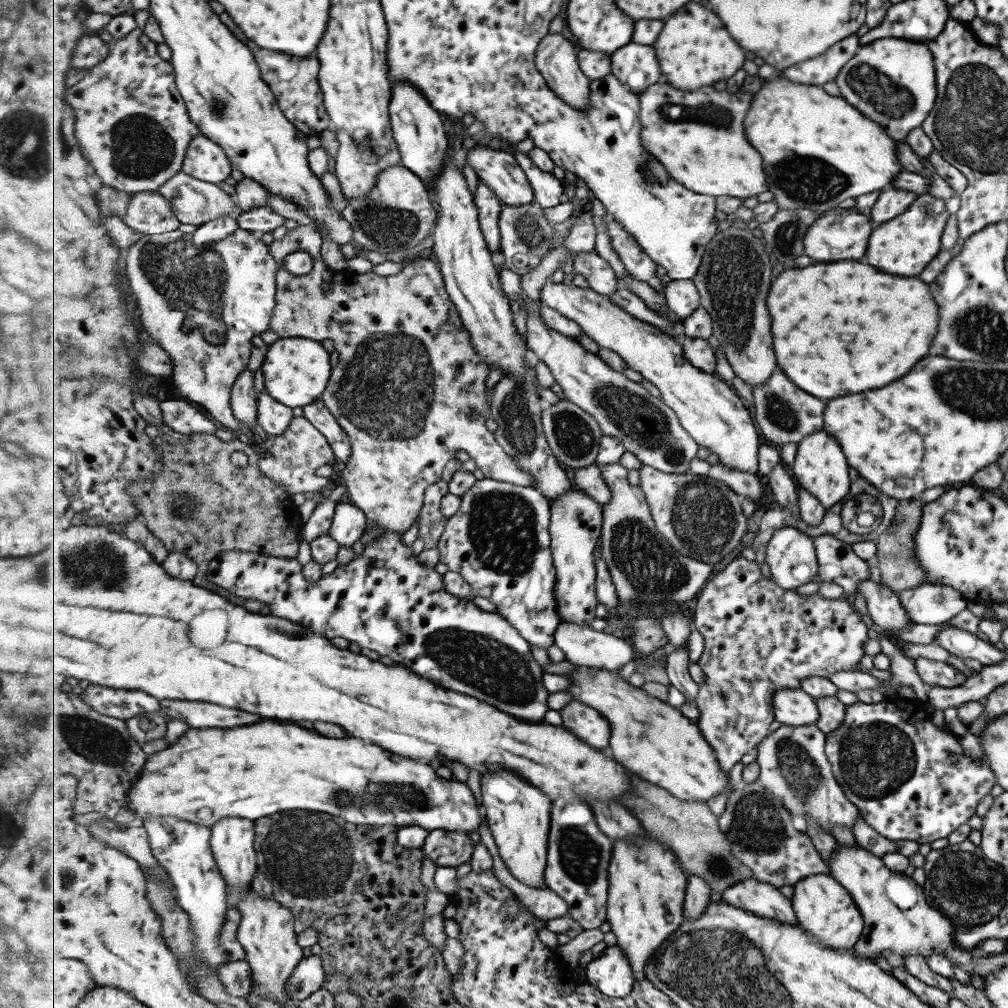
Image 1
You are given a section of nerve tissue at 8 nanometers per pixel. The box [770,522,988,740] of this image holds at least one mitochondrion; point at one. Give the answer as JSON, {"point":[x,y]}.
{"point":[900,555]}

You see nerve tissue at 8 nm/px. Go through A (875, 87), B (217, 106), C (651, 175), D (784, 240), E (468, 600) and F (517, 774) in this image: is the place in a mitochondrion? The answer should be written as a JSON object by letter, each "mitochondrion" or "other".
{"A":"mitochondrion","B":"mitochondrion","C":"mitochondrion","D":"mitochondrion","E":"other","F":"other"}

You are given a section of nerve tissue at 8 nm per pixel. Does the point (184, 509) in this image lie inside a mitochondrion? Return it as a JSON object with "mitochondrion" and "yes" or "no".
{"mitochondrion":"yes"}

